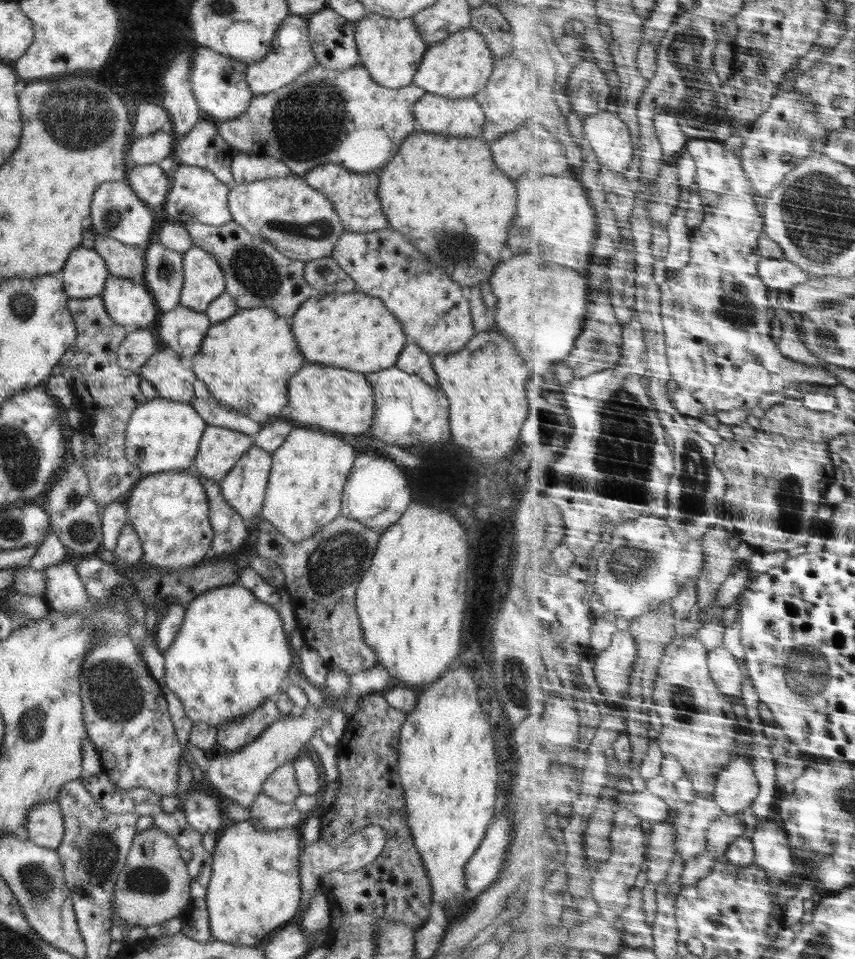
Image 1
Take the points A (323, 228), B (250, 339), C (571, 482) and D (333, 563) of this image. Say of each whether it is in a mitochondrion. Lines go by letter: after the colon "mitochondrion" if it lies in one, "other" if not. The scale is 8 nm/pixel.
A: mitochondrion
B: other
C: other
D: mitochondrion

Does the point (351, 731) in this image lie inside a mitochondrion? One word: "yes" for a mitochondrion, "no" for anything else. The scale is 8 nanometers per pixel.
no

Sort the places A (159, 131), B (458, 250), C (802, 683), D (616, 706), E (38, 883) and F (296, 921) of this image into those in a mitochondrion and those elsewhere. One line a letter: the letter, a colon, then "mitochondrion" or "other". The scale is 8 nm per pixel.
A: other
B: mitochondrion
C: mitochondrion
D: other
E: mitochondrion
F: other

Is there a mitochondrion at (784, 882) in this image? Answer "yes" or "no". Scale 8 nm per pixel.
yes

